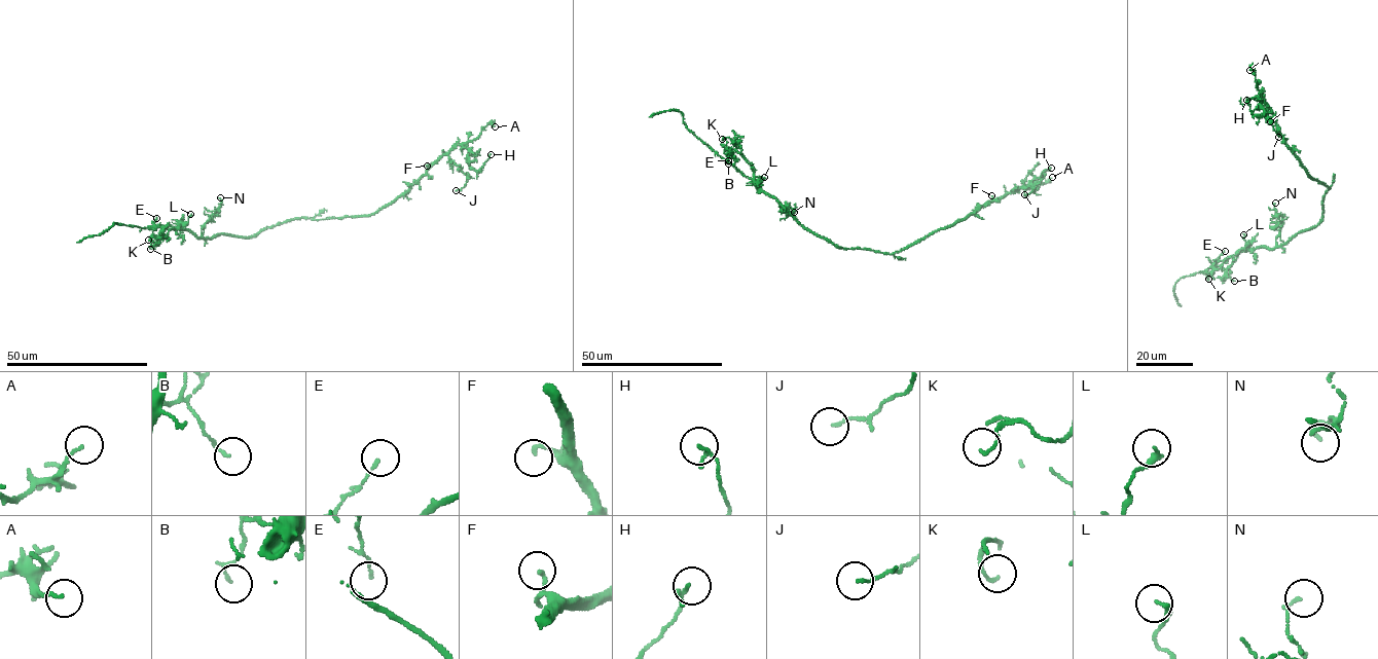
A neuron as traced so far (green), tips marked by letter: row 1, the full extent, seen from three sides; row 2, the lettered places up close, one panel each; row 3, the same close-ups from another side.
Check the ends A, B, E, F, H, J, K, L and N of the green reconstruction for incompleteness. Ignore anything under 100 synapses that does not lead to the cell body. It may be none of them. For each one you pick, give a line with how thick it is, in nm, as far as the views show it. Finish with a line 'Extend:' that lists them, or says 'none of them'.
Extend: none of them

